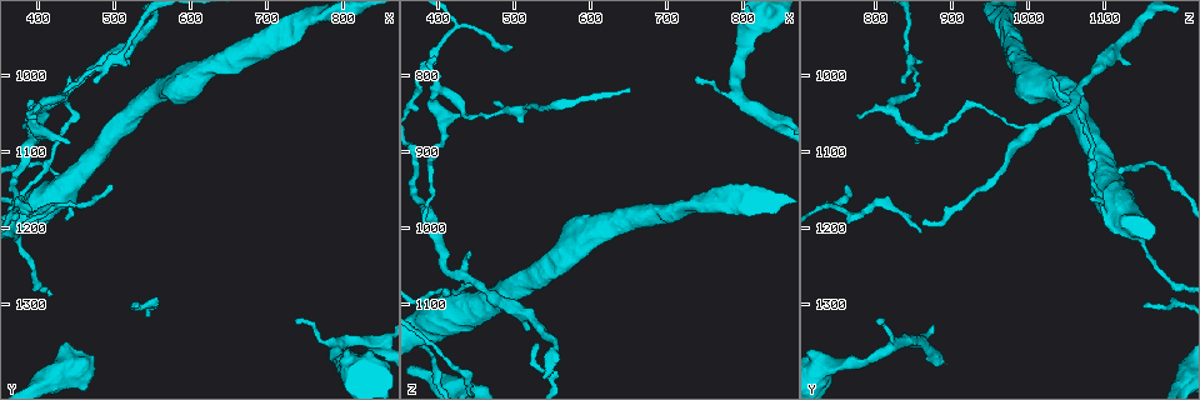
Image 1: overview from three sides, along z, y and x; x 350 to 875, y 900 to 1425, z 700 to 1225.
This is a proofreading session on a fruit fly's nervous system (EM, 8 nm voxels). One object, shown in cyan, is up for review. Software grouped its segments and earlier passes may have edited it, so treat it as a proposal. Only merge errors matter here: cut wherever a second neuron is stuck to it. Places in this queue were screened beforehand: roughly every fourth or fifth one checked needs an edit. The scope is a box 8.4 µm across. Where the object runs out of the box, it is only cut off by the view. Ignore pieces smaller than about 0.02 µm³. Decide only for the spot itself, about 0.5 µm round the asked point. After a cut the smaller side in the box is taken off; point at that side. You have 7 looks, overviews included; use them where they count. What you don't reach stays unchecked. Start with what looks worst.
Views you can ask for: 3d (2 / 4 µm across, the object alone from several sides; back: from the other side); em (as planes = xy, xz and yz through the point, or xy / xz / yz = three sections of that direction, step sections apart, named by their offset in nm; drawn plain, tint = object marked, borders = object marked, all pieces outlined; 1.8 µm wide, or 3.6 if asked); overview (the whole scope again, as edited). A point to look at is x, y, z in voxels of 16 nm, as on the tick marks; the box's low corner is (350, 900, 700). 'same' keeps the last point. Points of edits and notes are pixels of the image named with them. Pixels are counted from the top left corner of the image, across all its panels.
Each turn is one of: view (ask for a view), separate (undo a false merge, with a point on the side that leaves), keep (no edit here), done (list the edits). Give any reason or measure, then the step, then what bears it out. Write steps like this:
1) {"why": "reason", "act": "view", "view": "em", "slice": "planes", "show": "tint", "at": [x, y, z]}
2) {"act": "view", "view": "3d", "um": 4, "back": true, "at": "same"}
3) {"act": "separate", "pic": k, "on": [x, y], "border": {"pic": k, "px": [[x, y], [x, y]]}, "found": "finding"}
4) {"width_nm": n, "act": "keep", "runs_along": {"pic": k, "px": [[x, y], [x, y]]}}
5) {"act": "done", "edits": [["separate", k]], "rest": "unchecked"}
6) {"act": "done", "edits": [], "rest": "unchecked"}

{"why": "calibre changes", "act": "view", "view": "em", "um": 3.6, "slice": "xy", "step": 4, "show": "tint", "at": [385, 1160, 1095]}

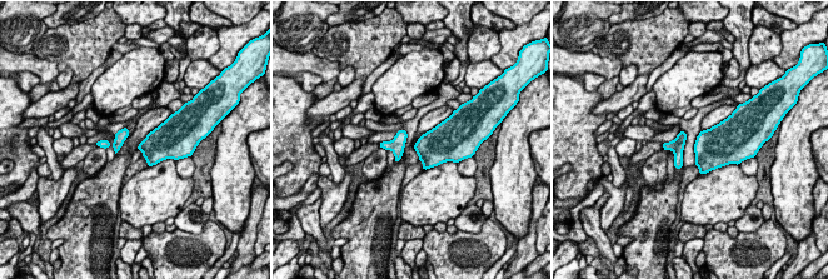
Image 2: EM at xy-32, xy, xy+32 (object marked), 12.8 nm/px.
{"act": "view", "view": "em", "um": 3.6, "slice": "planes", "show": "tint", "at": "same"}

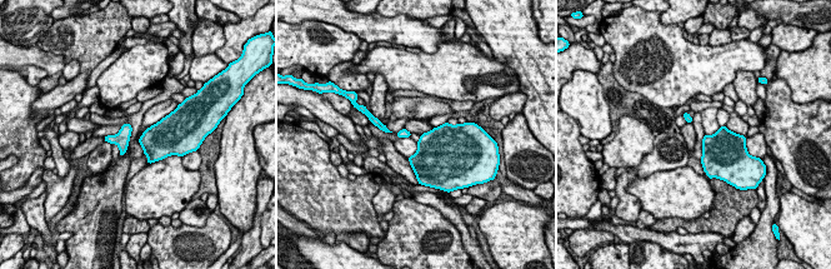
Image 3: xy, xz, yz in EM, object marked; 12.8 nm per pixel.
{"act": "keep", "found": "all the same neuron"}

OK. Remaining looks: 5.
{"why": "three-way junction", "act": "view", "view": "em", "slice": "planes", "show": "tint", "at": [430, 1030, 1060]}

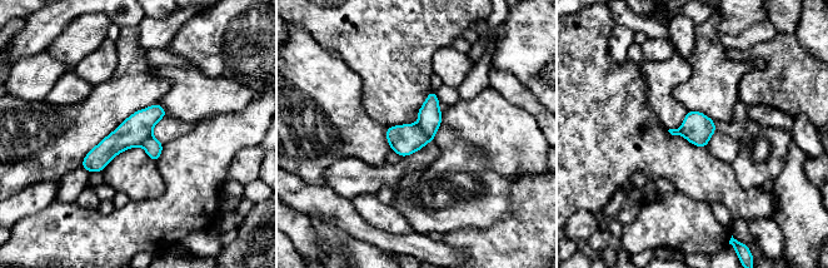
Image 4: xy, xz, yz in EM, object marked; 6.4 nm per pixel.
{"act": "separate", "pic": 4, "on": [405, 139], "part_leaving": {"pic": 4, "px": [[161, 113], [146, 118], [85, 164]]}, "found": "two neurons meet here"}

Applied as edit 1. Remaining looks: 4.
{"act": "done", "edits": [["separate", 4]], "rest": "unchecked"}

